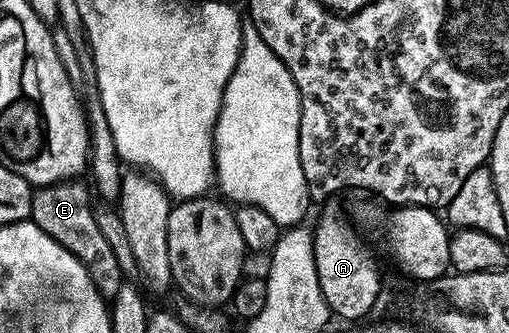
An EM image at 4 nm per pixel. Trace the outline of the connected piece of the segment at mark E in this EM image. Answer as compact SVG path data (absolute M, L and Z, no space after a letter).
M83 179L58 181L55 185L36 188L31 194L30 220L34 221L37 227L41 227L41 231L45 231L49 239L61 243L61 247L68 249L82 263L89 279L93 279L93 287L97 287L104 299L114 299L125 283L125 276L117 265L113 248L109 247L105 235L101 235L100 229L97 228L91 197L93 198L92 190Z

